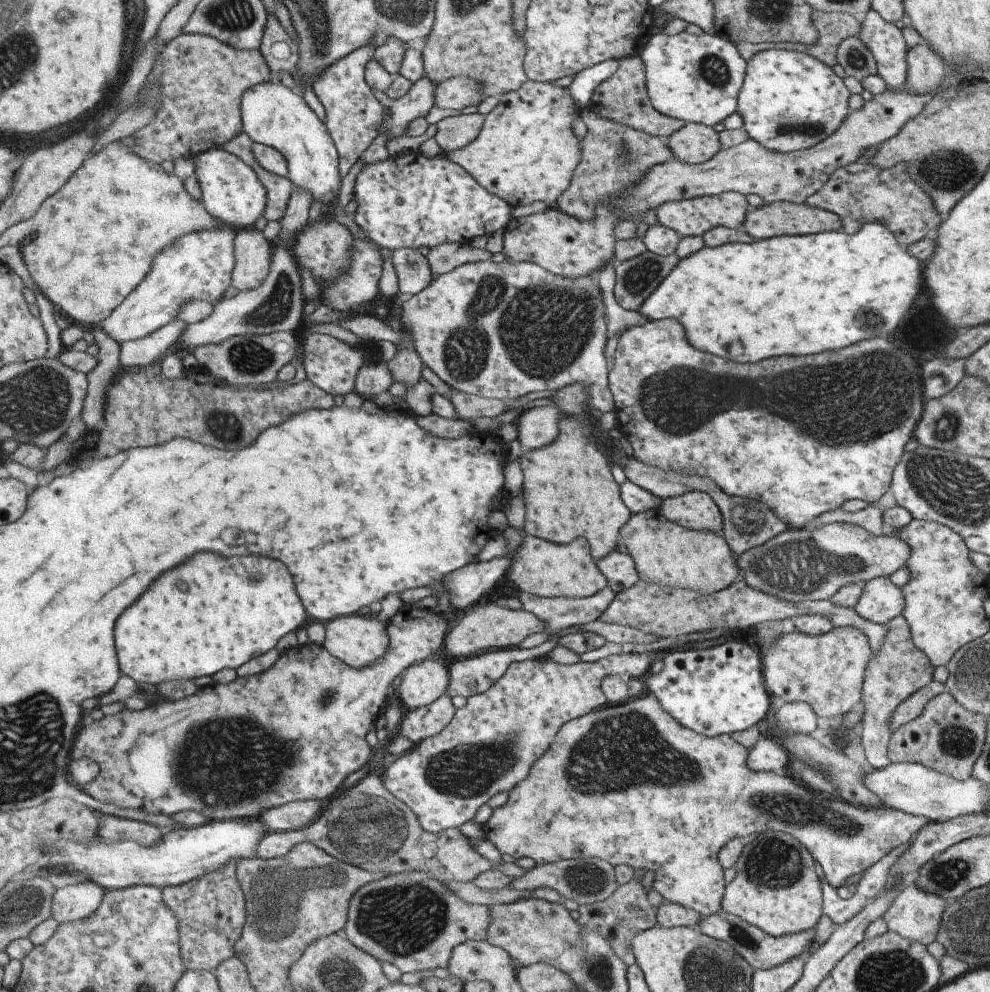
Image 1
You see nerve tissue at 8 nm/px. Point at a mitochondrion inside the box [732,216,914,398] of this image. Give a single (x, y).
(866, 319)

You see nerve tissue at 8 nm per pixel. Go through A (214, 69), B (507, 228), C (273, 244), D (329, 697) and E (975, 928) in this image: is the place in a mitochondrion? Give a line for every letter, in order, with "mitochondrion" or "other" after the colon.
A: other
B: other
C: other
D: mitochondrion
E: mitochondrion

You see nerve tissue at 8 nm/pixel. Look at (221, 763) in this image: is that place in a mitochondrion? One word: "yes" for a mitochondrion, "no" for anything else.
yes

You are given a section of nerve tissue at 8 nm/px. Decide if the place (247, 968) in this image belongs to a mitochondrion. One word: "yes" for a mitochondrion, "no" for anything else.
no

